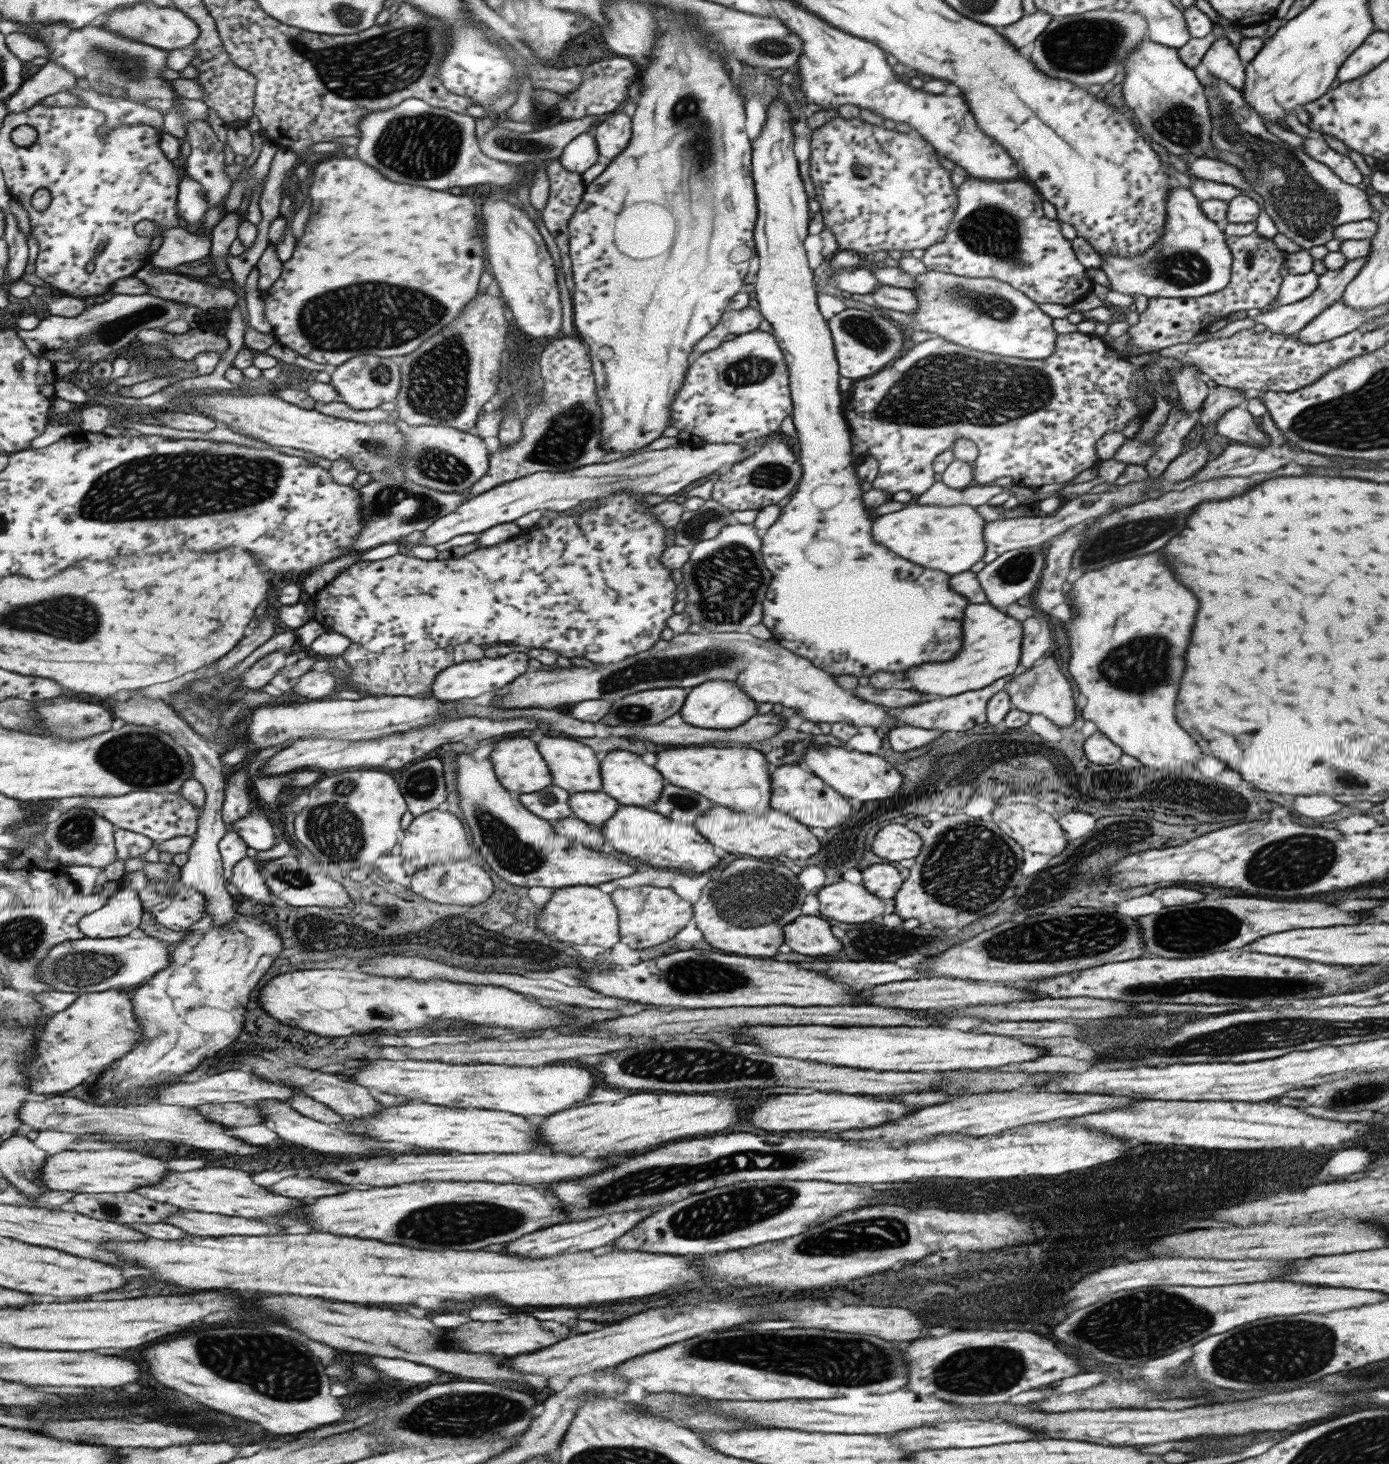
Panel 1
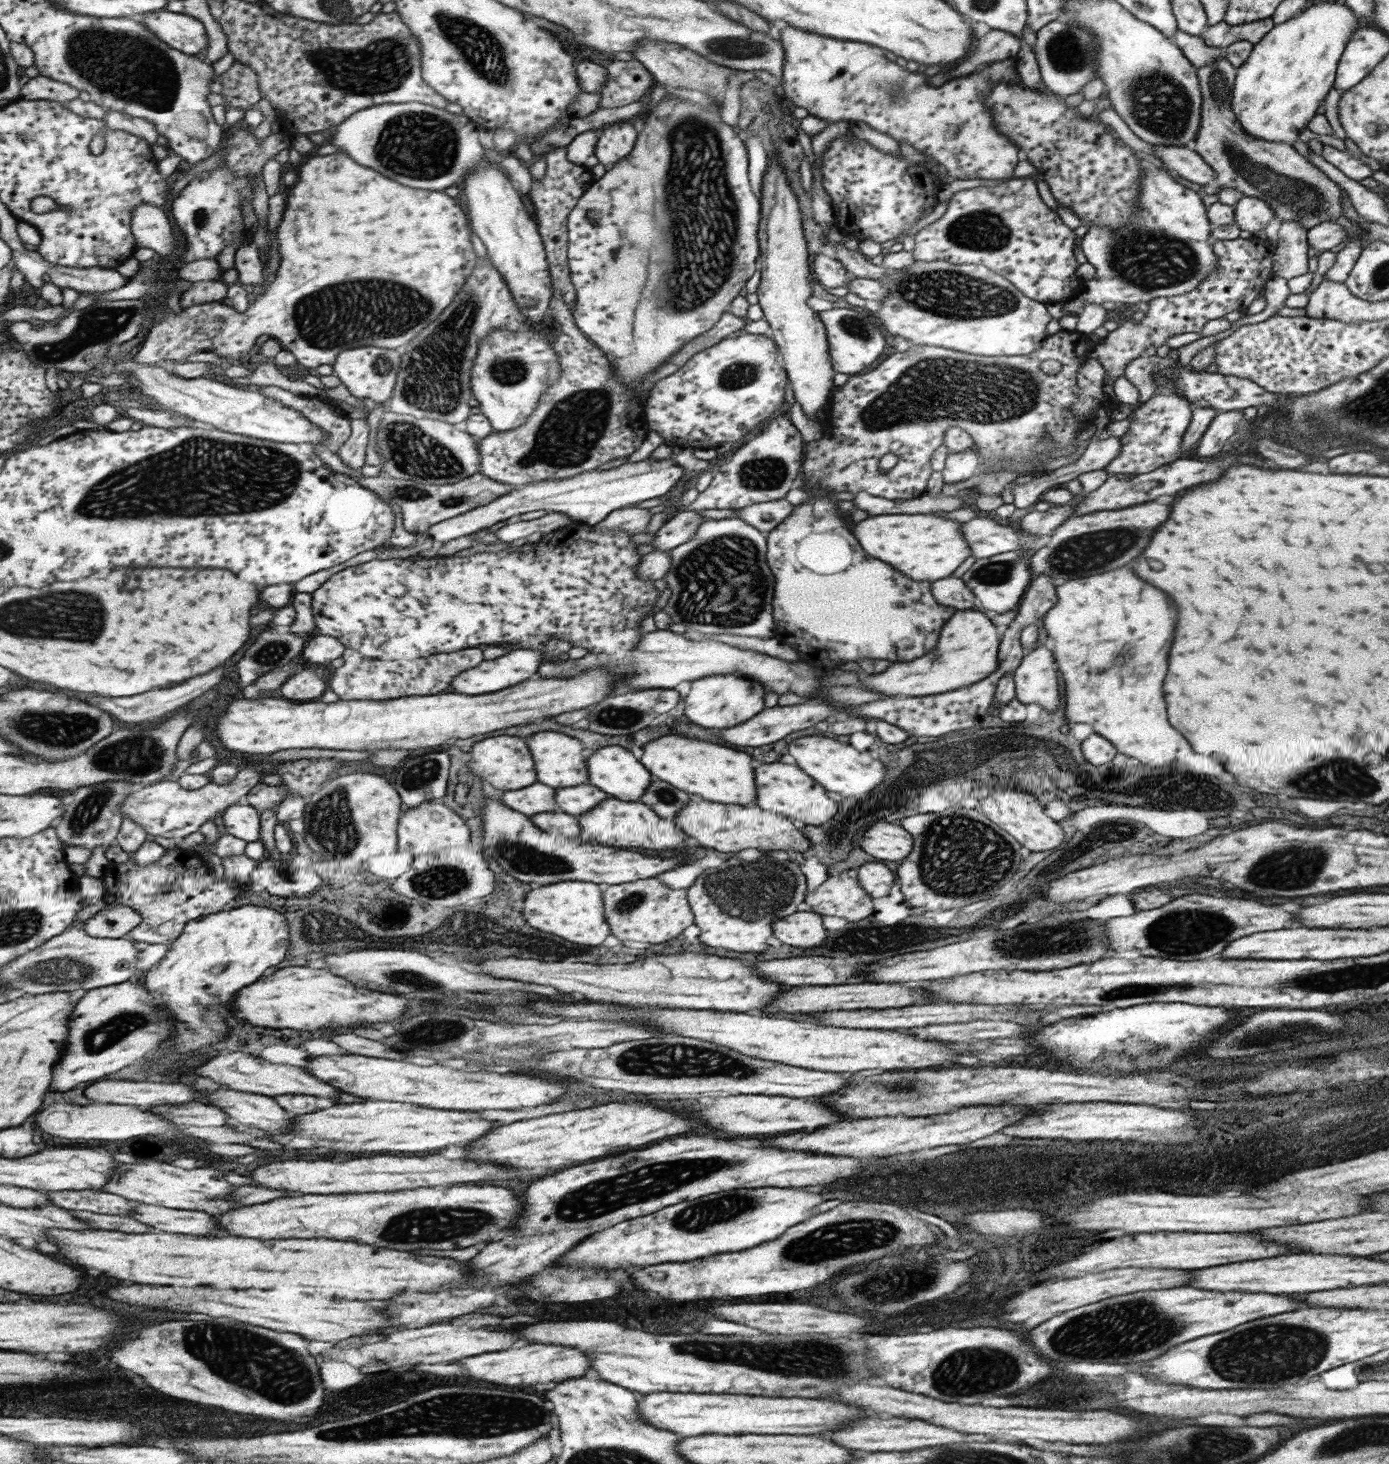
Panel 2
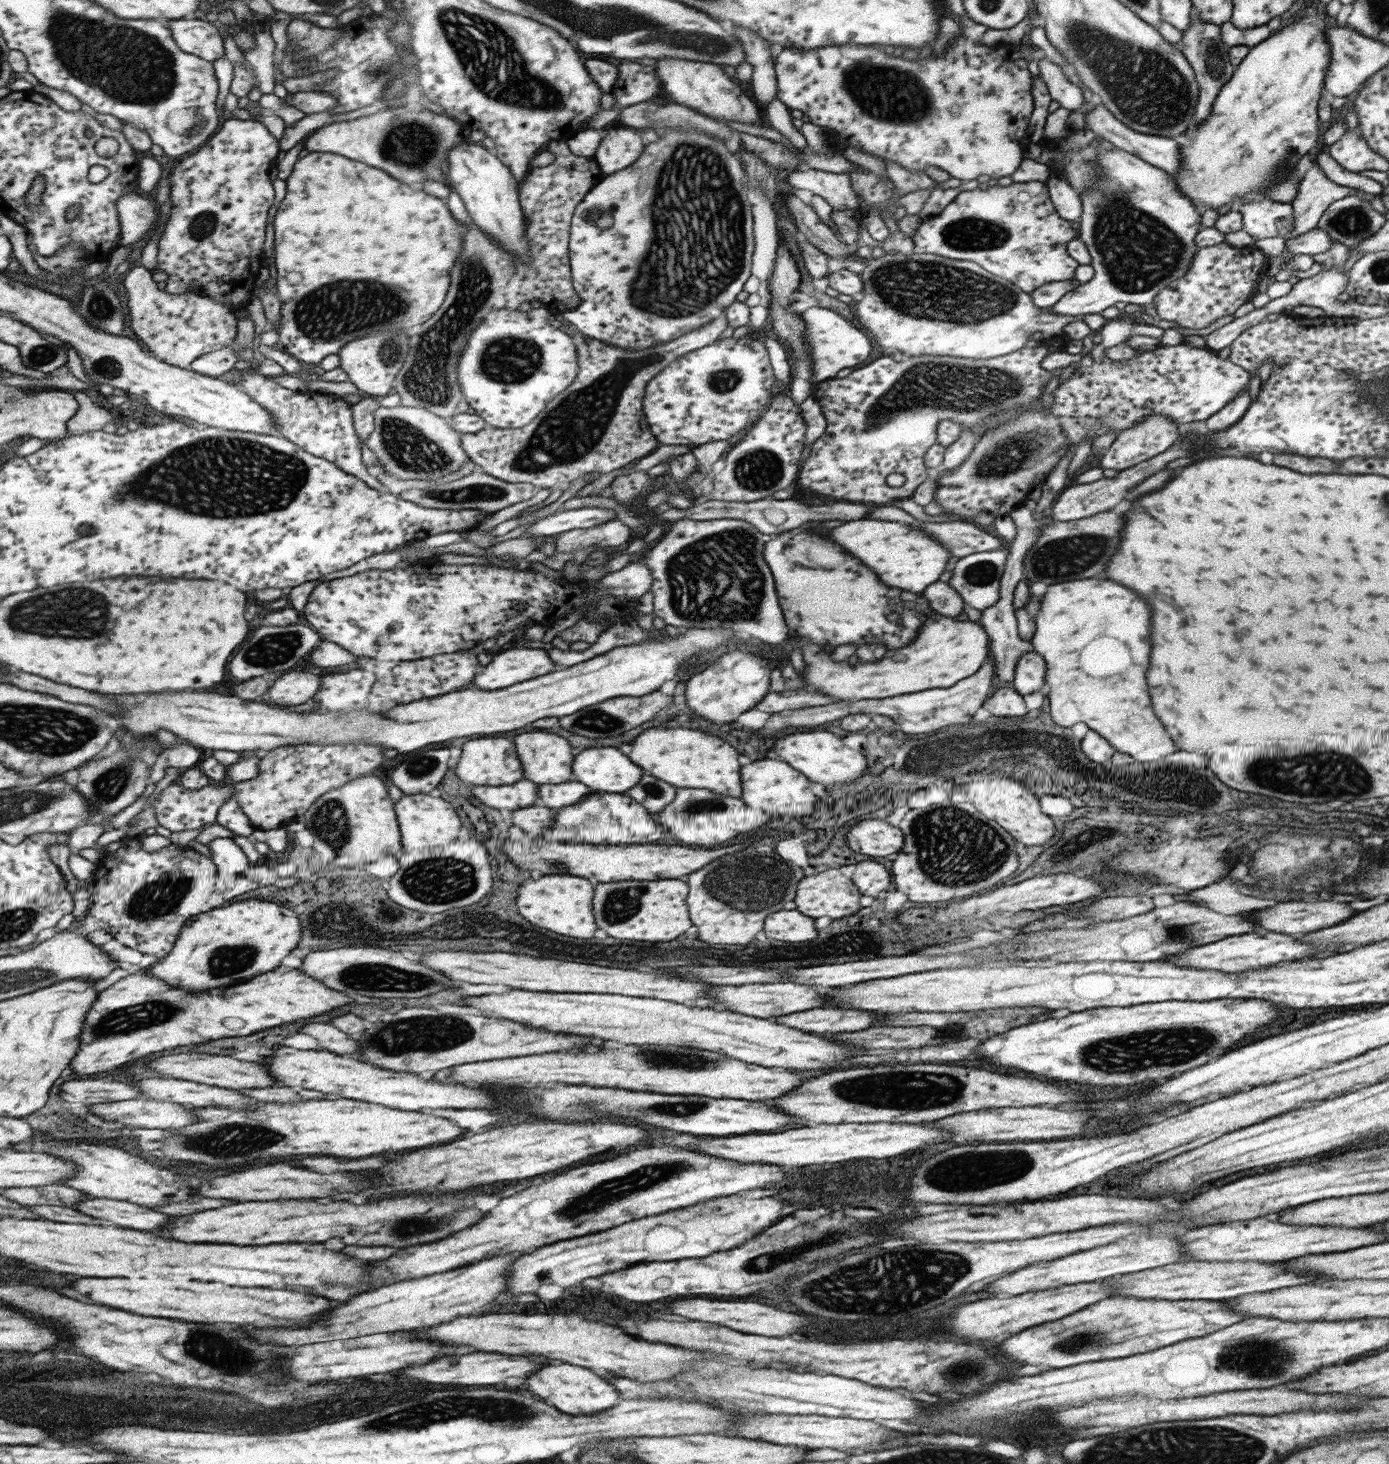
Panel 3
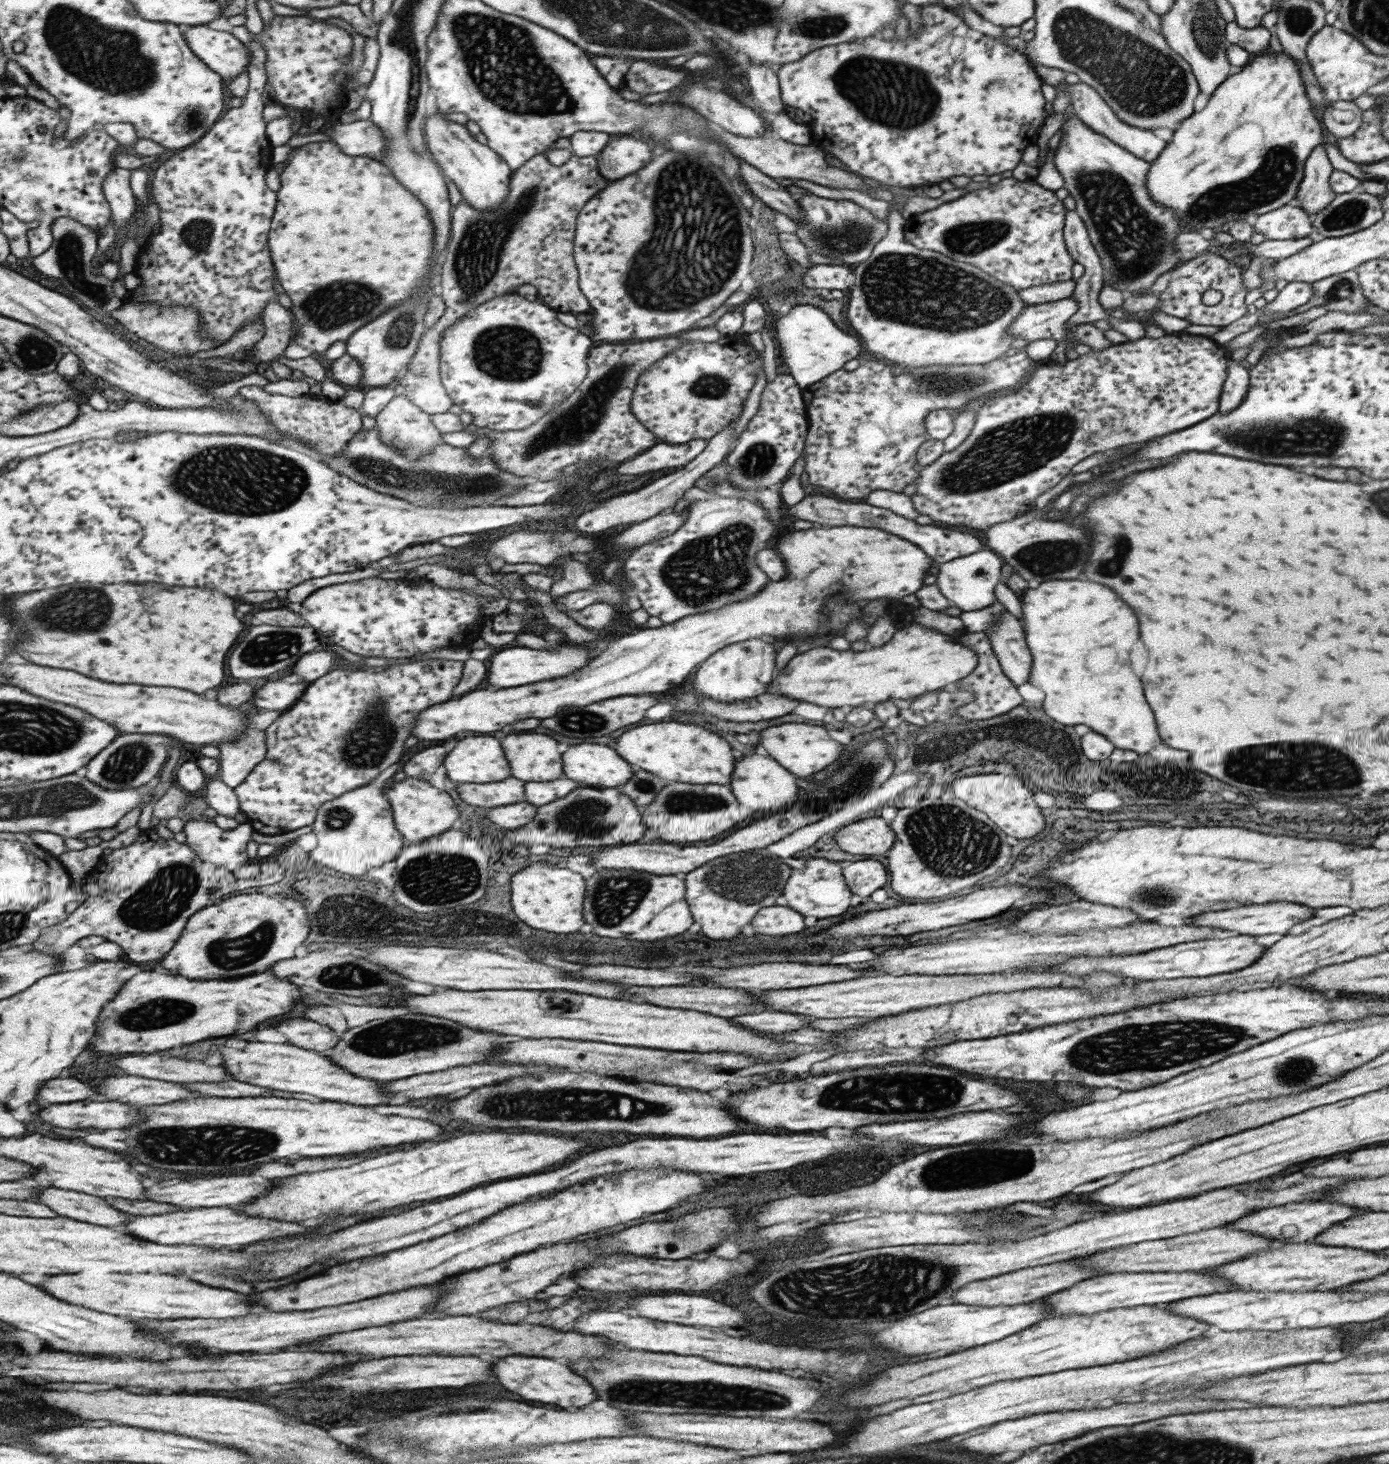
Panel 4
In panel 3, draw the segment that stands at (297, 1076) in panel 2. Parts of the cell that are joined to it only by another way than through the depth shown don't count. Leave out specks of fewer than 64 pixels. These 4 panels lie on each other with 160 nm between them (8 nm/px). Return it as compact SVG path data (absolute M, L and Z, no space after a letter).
M175 1054L175 1056L161 1056L148 1062L149 1068L154 1072L163 1074L164 1077L173 1076L177 1080L191 1080L209 1086L219 1088L245 1090L256 1088L277 1087L275 1080L271 1078L269 1070L259 1066L257 1062L243 1062L235 1060L231 1056L211 1056L211 1054Z

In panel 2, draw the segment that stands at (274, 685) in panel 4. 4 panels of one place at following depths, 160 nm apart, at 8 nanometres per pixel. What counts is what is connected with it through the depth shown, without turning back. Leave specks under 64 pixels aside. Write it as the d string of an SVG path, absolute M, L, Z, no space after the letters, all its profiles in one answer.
M304 670L294 674L285 681L277 690L280 698L289 699L290 701L315 701L325 694L327 690L327 682L322 680L315 672Z

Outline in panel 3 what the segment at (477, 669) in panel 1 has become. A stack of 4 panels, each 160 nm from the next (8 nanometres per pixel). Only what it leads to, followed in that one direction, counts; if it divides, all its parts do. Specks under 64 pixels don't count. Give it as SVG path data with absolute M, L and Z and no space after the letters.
M511 648L497 654L479 674L473 676L473 688L499 690L515 682L523 682L535 676L553 672L553 664L547 654L539 648Z

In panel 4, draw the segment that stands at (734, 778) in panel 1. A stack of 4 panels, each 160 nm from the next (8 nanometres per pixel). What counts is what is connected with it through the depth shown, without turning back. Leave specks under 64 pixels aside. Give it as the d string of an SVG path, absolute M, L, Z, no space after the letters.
M659 722L631 728L617 738L615 750L625 762L671 782L727 784L733 768L731 748L723 738L703 730L701 726L679 722Z

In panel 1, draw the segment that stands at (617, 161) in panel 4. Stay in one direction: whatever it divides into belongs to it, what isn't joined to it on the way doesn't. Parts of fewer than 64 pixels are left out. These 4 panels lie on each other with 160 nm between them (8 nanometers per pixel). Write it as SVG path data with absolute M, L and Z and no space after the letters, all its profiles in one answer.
M621 110L611 113L593 130L598 155L609 160L615 158L627 146L631 138L629 134L631 134L631 119Z

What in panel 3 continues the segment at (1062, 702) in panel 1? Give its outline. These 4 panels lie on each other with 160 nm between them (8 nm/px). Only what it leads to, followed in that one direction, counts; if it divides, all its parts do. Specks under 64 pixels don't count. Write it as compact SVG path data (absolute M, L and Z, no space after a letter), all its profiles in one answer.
M1024 652L1018 656L1015 663L1014 675L1012 680L1013 688L1021 695L1030 692L1044 692L1043 658L1035 652Z

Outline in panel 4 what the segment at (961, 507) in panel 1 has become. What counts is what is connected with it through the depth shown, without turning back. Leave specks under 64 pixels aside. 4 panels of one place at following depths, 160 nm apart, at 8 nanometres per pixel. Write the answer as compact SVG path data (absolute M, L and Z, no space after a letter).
M839 526L791 532L777 540L775 552L783 560L787 574L781 580L767 582L757 594L715 610L683 616L671 624L624 635L571 676L515 688L473 690L447 704L431 706L419 716L411 736L443 740L465 730L485 734L523 718L549 718L567 704L585 706L625 694L663 692L683 682L697 664L699 668L693 676L695 693L721 702L745 700L763 694L775 670L773 646L749 638L809 632L815 635L825 620L821 608L831 592L861 604L875 598L900 599L917 592L923 586L922 578L934 570L929 566L933 560L918 546L877 528Z

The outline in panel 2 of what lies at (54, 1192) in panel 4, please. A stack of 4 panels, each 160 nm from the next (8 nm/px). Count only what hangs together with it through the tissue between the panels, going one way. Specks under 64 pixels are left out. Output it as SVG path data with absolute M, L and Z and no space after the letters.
M139 1203L131 1218L149 1224L153 1228L161 1228L163 1232L175 1232L175 1234L207 1236L215 1230L213 1216L197 1210L175 1210L175 1208Z

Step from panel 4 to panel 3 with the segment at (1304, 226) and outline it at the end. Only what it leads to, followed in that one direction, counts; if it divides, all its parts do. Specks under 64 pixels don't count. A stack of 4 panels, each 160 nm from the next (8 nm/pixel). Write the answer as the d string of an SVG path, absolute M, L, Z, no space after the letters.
M1265 199L1245 203L1238 208L1242 216L1242 230L1253 240L1288 236L1293 228L1293 209L1291 203L1275 202Z

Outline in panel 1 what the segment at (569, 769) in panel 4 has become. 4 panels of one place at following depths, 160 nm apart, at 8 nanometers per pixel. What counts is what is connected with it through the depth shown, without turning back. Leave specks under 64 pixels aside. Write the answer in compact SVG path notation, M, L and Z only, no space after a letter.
M613 750L599 761L599 776L601 777L602 792L611 799L615 799L619 805L645 807L649 803L659 799L663 784L663 777L655 772L651 766L645 766L640 756L629 754L624 750Z

